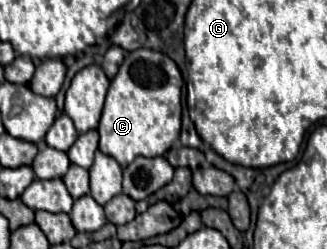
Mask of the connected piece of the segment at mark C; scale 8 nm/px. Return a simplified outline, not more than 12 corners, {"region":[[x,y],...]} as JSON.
{"region":[[127,52],[99,150],[121,166],[165,156],[181,132],[177,64]]}

